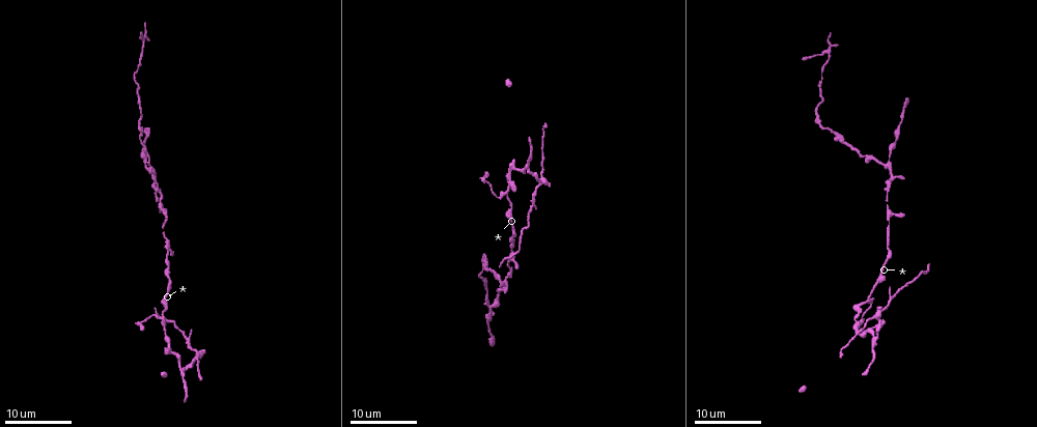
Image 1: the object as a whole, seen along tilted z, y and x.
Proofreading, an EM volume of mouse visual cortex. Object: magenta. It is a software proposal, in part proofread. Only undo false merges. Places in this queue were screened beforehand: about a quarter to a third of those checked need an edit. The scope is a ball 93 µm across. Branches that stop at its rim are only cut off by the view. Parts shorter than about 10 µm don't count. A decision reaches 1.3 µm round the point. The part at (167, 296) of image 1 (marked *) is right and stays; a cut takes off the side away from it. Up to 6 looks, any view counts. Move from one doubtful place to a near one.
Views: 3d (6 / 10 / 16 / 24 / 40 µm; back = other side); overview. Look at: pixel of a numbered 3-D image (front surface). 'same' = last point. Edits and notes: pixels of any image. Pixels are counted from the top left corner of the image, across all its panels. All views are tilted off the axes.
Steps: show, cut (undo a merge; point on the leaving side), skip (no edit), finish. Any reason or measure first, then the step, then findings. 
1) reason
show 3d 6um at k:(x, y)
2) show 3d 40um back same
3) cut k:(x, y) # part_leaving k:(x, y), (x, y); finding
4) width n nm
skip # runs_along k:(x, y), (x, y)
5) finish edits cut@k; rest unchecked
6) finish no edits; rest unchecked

small branch off a trunk
show 3d 16um at 1:(874, 315)

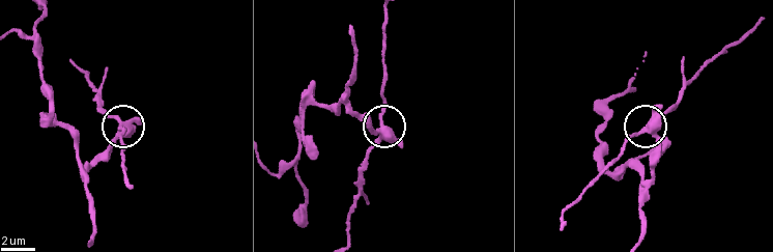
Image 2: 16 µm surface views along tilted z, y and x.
closer look
show 3d 10um at 2:(383, 126)

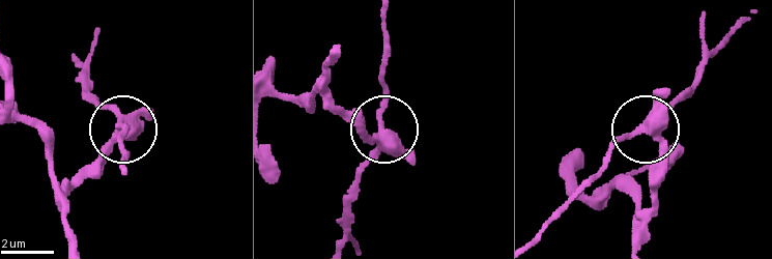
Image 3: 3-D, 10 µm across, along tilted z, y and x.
arms 4
cut 3:(95, 105) # part_leaving 3:(645, 118), (685, 88), (703, 56), (738, 25); two neurons meet here

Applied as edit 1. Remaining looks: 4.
show overview

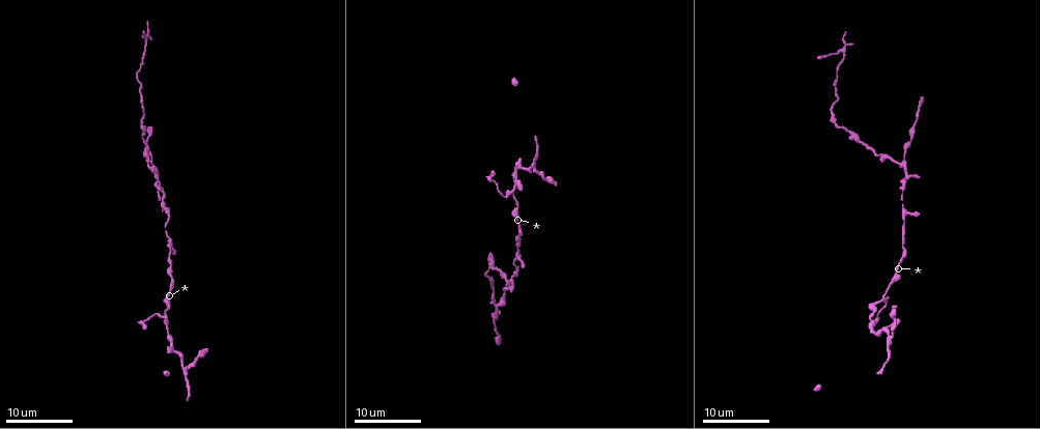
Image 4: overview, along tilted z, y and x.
small branch off a trunk
show 3d 24um at 4:(901, 165)

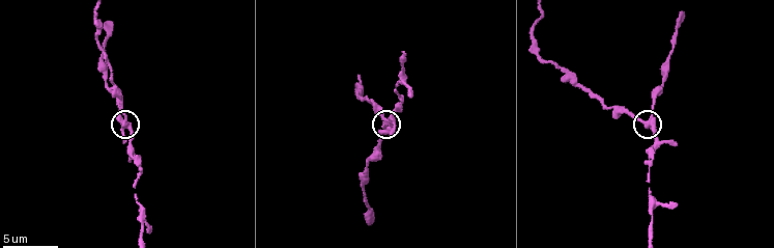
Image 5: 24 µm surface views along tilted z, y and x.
zoom in
show 3d 10um at 5:(650, 122)

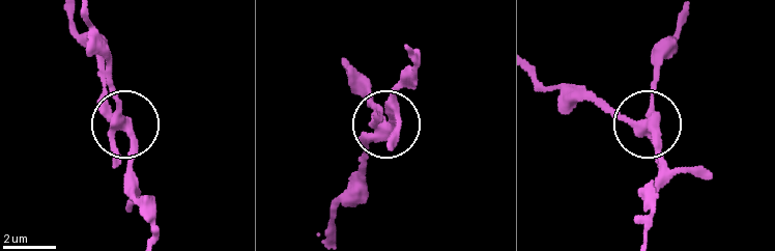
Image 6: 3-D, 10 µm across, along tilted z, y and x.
arms 3
cut 6:(114, 88) # part_leaving 6:(115, 126), (109, 57), (89, 17); two neurons meet here

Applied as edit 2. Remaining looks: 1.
finish edits cut@3, cut@6; rest unchecked

